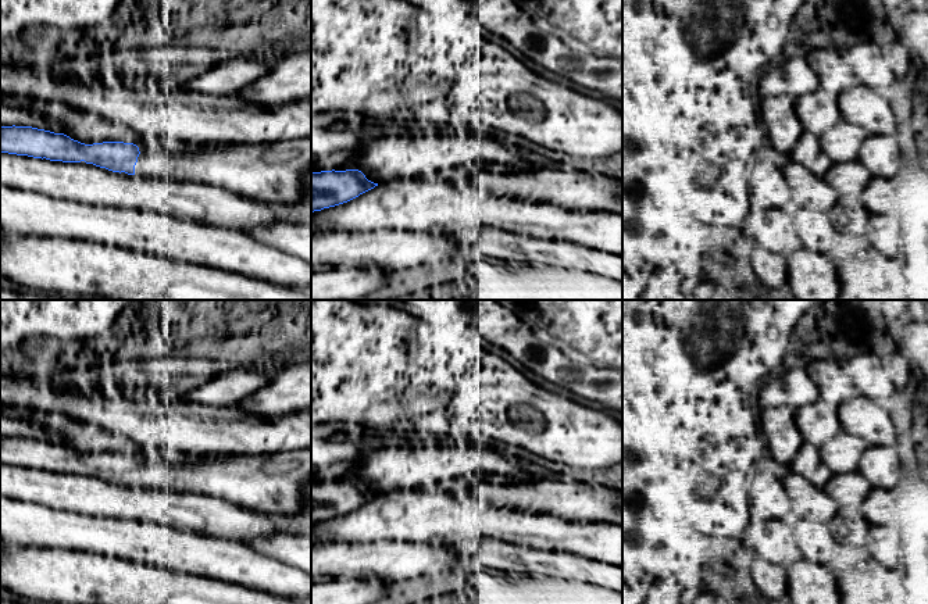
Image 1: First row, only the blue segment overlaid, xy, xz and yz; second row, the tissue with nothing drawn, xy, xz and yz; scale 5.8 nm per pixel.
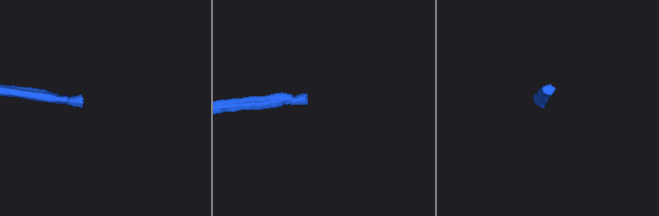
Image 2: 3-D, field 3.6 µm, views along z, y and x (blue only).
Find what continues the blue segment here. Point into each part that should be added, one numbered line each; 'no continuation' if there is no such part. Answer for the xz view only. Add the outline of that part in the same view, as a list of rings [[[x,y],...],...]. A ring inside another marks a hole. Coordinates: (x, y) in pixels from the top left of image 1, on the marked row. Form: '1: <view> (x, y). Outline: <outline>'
no continuation

